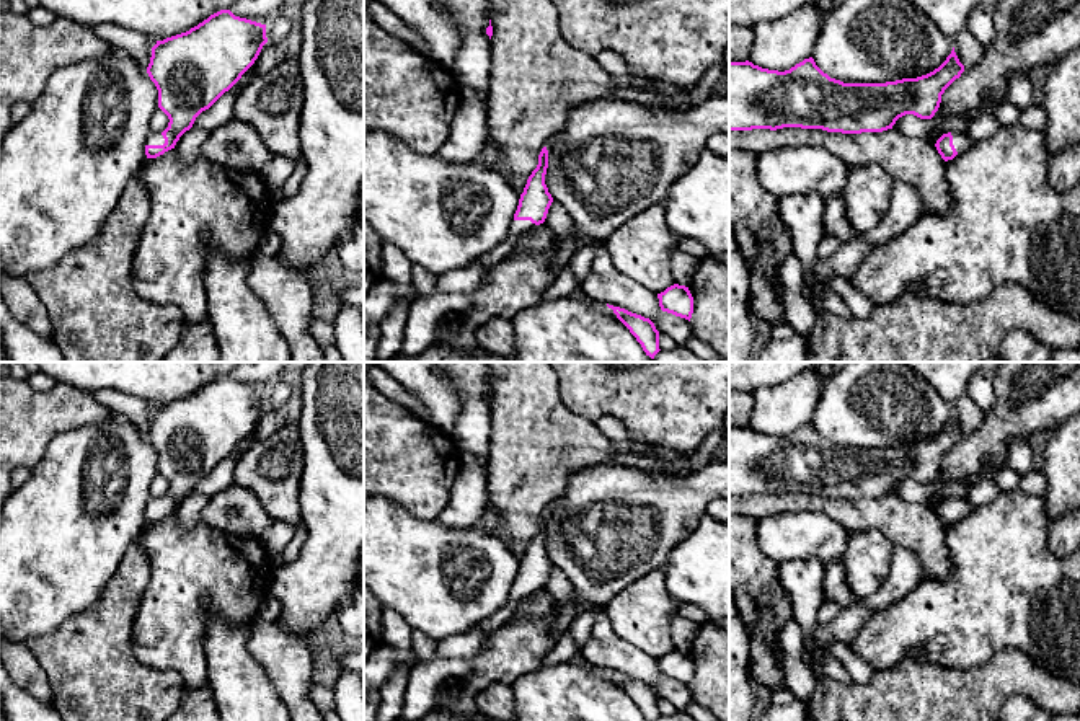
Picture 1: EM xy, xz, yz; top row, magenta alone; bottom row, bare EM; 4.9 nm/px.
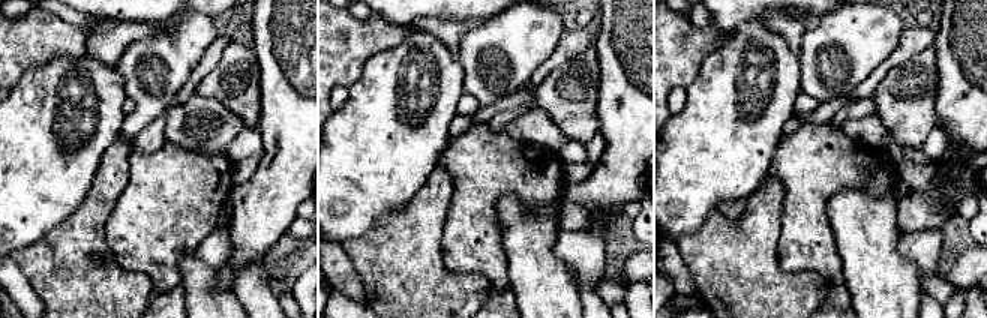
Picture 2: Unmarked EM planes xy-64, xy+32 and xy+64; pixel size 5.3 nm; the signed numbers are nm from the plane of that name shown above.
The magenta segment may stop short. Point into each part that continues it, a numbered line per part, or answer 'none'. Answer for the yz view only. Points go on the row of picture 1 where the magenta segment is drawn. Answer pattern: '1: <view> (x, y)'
1: yz (961, 141)

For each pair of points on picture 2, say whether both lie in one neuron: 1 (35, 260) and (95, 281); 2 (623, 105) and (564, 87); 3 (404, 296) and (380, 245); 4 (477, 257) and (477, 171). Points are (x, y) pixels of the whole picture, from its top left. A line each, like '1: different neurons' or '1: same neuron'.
1: same neuron
2: different neurons
3: same neuron
4: same neuron

